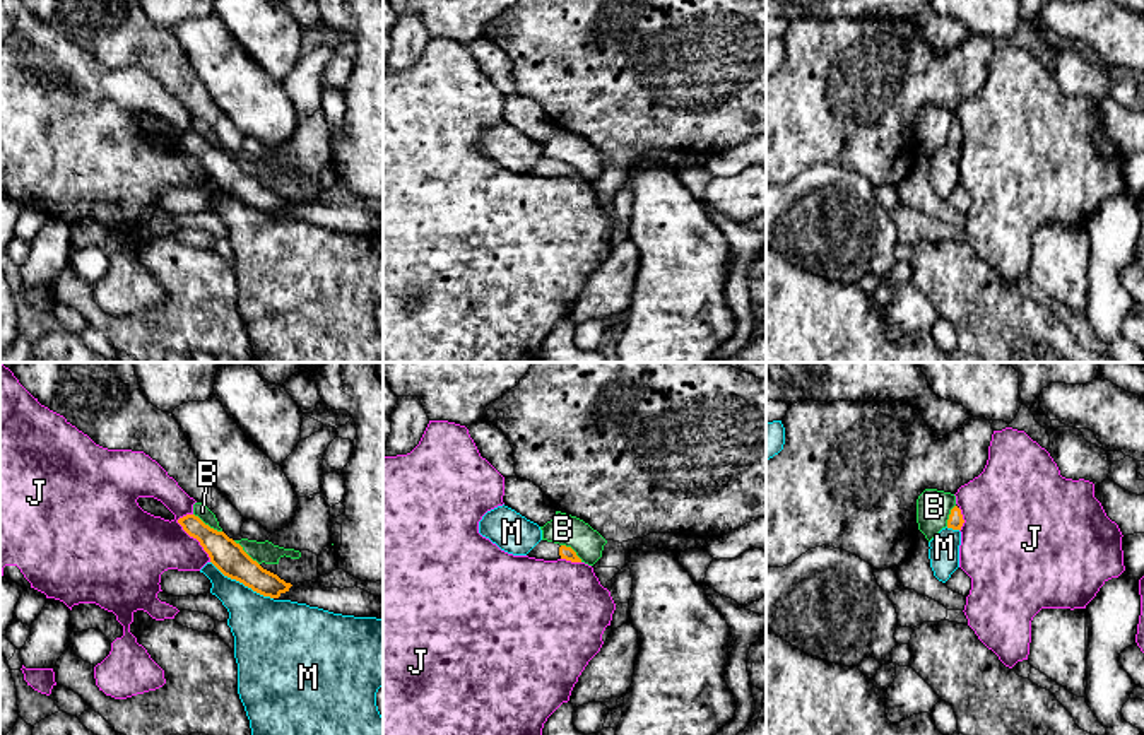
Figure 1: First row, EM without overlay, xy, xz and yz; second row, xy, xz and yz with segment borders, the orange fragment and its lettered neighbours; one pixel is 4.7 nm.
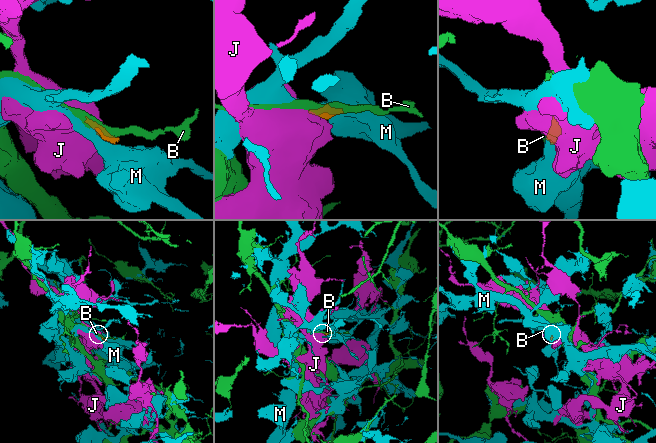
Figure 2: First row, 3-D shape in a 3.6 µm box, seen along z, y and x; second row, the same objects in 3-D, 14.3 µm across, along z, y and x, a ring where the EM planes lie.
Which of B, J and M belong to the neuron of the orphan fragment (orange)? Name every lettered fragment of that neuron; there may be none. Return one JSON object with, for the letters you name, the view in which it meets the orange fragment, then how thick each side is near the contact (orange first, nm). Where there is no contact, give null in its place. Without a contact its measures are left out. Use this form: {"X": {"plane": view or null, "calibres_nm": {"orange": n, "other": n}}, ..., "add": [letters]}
{"add": []}

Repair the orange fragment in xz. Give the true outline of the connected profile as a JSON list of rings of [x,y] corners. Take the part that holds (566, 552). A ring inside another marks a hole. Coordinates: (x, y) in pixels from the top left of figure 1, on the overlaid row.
[[[540,540],[527,556],[544,561],[566,559],[571,562],[581,562],[581,559],[576,556],[576,552],[571,547],[547,540]]]

